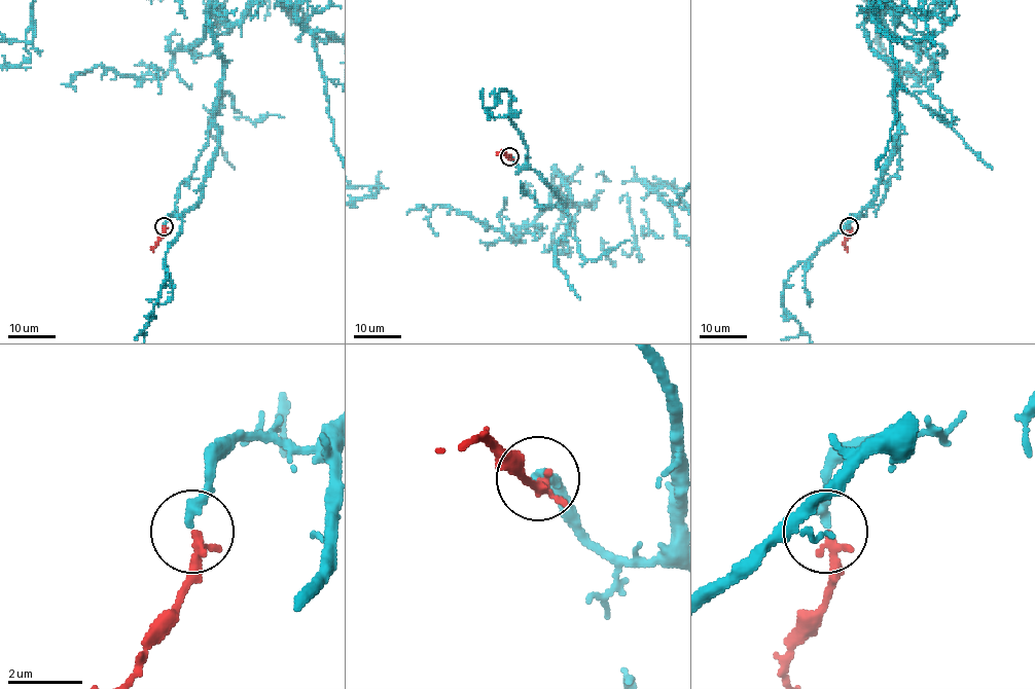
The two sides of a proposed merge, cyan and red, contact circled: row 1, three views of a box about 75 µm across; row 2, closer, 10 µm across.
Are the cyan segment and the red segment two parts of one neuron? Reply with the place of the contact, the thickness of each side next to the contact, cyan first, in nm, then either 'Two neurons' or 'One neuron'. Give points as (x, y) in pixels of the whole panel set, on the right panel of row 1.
Place: (849, 226). Thickness 240 nm (cyan) against 240 nm. One neuron

